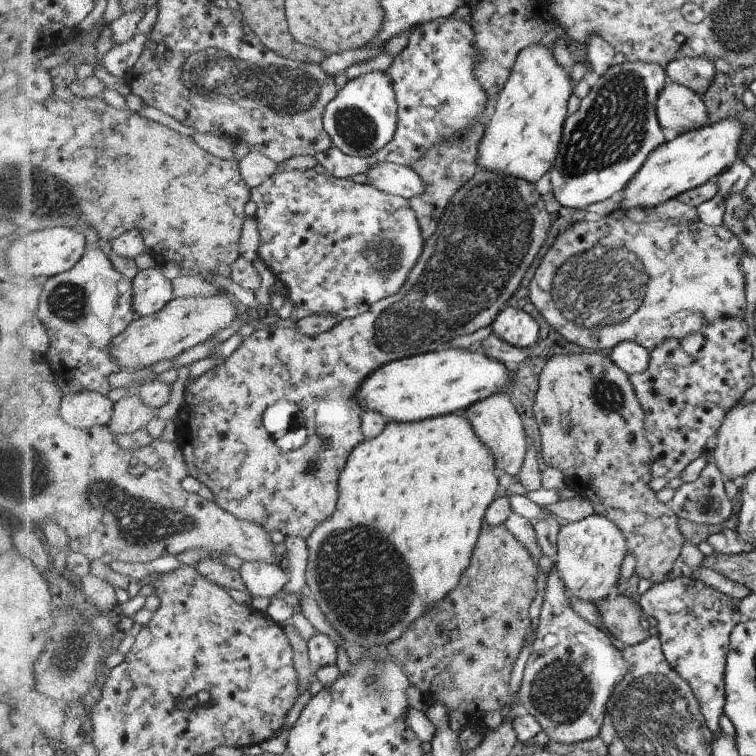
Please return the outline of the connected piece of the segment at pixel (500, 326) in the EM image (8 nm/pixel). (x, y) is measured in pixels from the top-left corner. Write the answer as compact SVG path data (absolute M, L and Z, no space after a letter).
M506 307L491 325L493 333L504 339L511 347L528 349L540 338L540 328L536 320L530 314L514 310L513 307Z

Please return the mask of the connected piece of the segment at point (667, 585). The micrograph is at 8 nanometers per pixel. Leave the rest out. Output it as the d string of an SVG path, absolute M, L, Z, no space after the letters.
M696 575L677 577L654 584L644 594L640 595L639 606L645 616L652 616L658 622L657 637L668 664L685 680L693 690L699 702L707 727L714 737L722 733L718 720L723 714L725 705L725 666L729 651L729 638L734 627L742 622L743 614L739 611L740 601L728 596L718 589L708 586Z

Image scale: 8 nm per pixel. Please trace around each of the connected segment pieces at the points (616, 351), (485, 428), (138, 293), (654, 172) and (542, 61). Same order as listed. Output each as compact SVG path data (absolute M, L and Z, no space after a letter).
M634 341L618 343L609 356L629 375L644 372L649 367L650 350Z
M500 391L487 396L465 409L464 416L470 420L470 424L472 424L478 438L486 446L494 449L497 454L497 465L500 472L520 474L525 462L526 433L522 417L518 414L514 404L512 404L509 394L505 391Z
M158 267L144 269L135 278L134 306L138 317L163 311L175 299L173 281Z
M729 117L713 125L684 132L674 140L661 144L648 156L648 161L641 170L623 188L625 199L622 199L615 212L622 214L633 208L658 207L683 192L699 187L712 178L717 178L731 162L738 161L736 157L738 144L745 129L744 122Z
M542 45L526 47L516 60L508 82L496 94L491 105L490 114L486 121L486 140L480 139L477 146L475 163L478 168L493 173L502 173L506 176L518 177L536 184L557 160L561 140L564 138L564 126L568 112L566 102L572 96L572 82L562 66L556 64L550 49Z

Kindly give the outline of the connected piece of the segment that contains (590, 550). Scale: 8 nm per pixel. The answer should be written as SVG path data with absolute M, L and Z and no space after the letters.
M594 513L573 523L562 523L557 534L554 566L572 596L597 605L602 599L616 593L616 586L621 580L620 564L628 551L616 525L610 519Z

